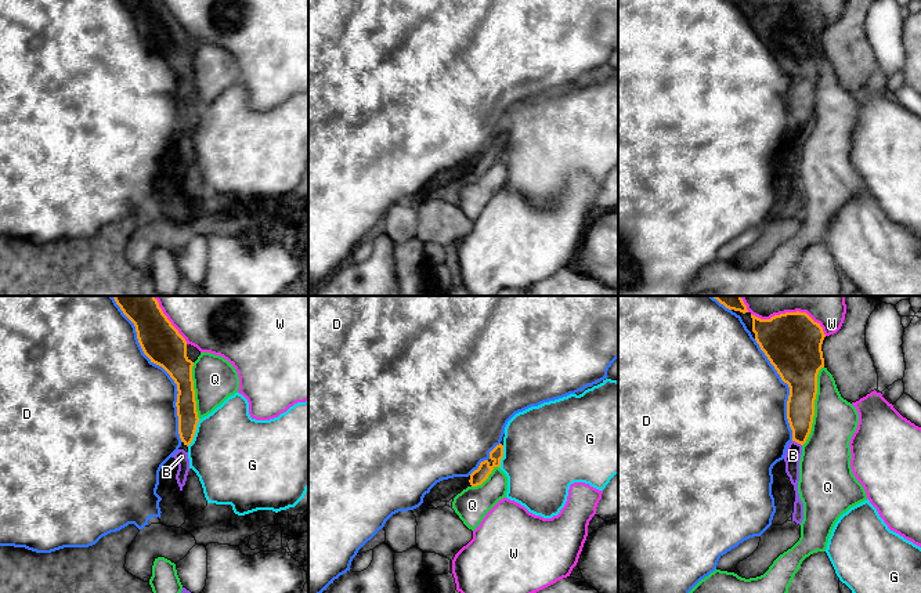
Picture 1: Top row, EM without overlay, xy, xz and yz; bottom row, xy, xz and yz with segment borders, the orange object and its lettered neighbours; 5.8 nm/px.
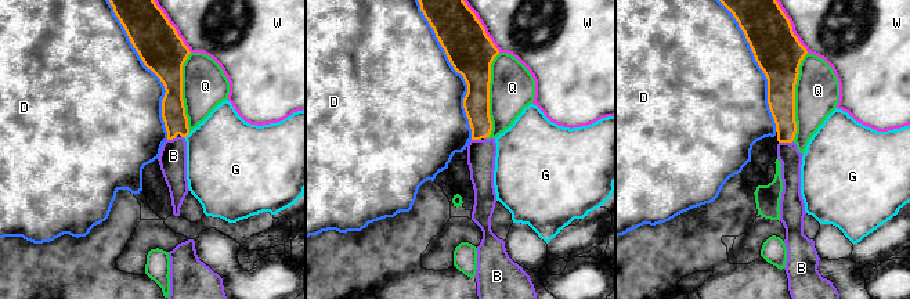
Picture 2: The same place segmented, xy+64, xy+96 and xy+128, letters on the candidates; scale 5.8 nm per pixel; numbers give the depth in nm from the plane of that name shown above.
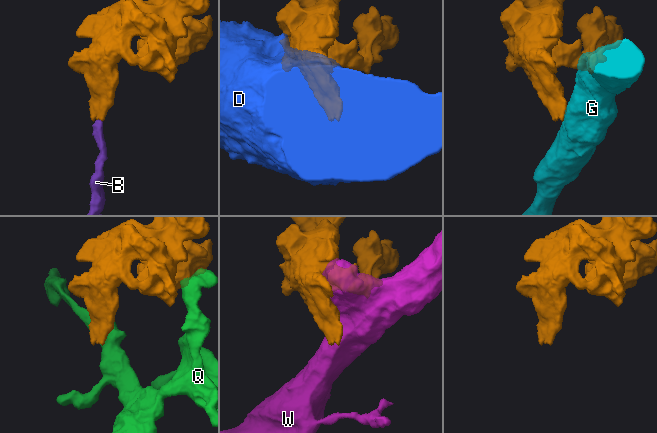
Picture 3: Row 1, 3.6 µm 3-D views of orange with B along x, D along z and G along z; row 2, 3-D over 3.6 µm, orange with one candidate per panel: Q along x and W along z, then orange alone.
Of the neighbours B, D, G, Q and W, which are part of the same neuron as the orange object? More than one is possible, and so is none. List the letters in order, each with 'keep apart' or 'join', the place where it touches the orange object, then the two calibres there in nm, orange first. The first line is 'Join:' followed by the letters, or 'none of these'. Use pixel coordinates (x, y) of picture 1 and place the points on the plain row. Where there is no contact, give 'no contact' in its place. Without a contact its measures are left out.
Join: B
B: join; meets orange in yz at (797, 132); 160 nm thick on the orange side, 100 nm on the other
D: keep apart; meets orange in xy at (169, 64); 240 nm thick on the orange side, 480 nm on the other
G: keep apart; meets orange in xy at (194, 123); 120 nm thick on the orange side, 480 nm on the other
Q: keep apart; meets orange in yz at (813, 97); 240 nm thick on the orange side, 260 nm on the other
W: keep apart; meets orange in xy at (173, 17); 240 nm thick on the orange side, 260 nm on the other

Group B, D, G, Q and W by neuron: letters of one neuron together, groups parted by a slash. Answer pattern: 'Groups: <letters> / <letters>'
Groups: B / D / G / Q / W

